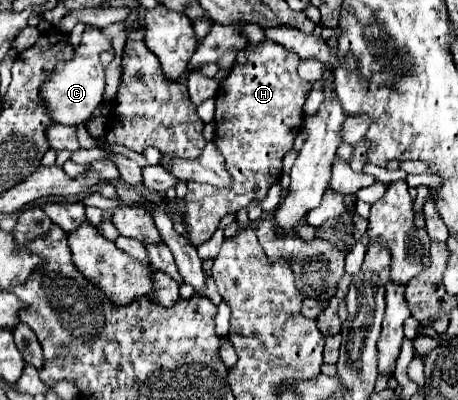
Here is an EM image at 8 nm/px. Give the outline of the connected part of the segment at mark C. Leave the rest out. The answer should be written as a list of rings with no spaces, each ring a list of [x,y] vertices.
[[[86,25],[84,37],[80,47],[74,51],[74,57],[70,61],[62,61],[56,69],[50,81],[46,81],[40,89],[40,97],[46,101],[48,109],[52,111],[52,119],[56,123],[66,125],[80,125],[90,119],[90,115],[96,111],[96,107],[104,101],[104,87],[106,87],[106,67],[100,61],[102,51],[112,51],[112,39],[104,29]]]

